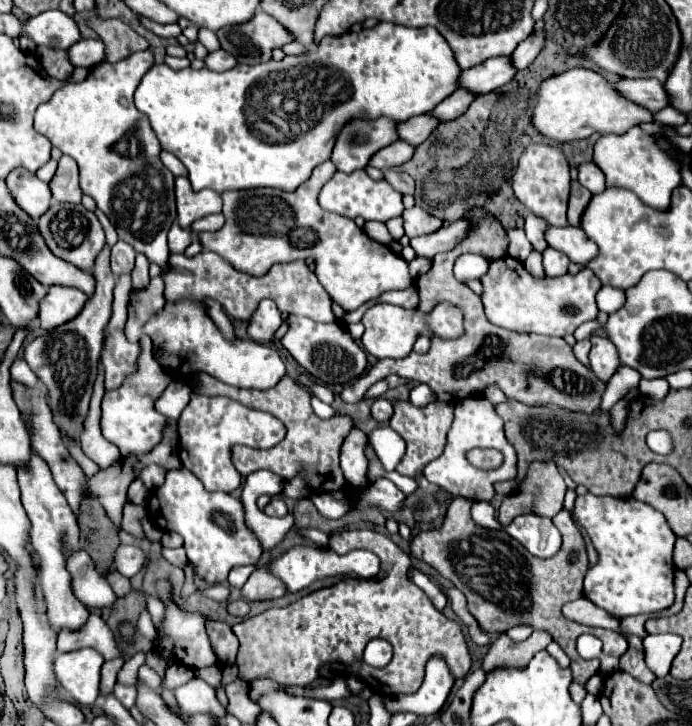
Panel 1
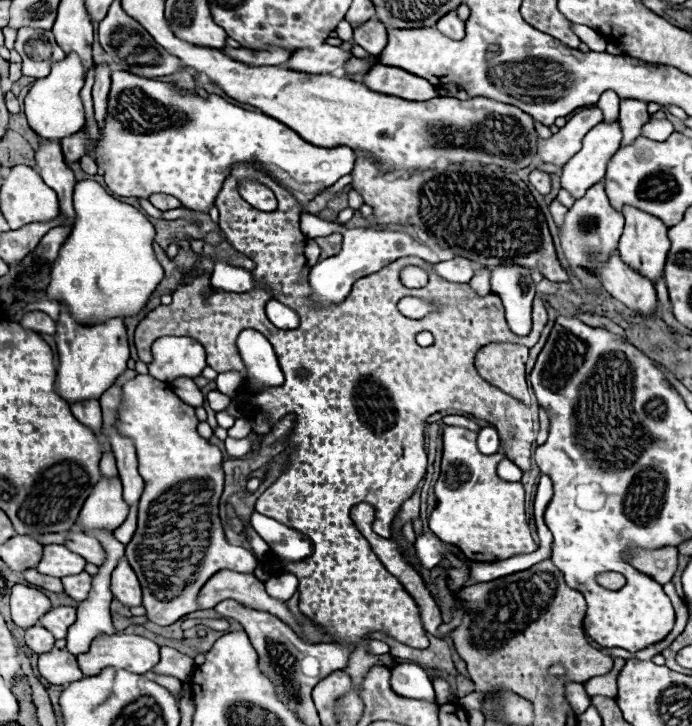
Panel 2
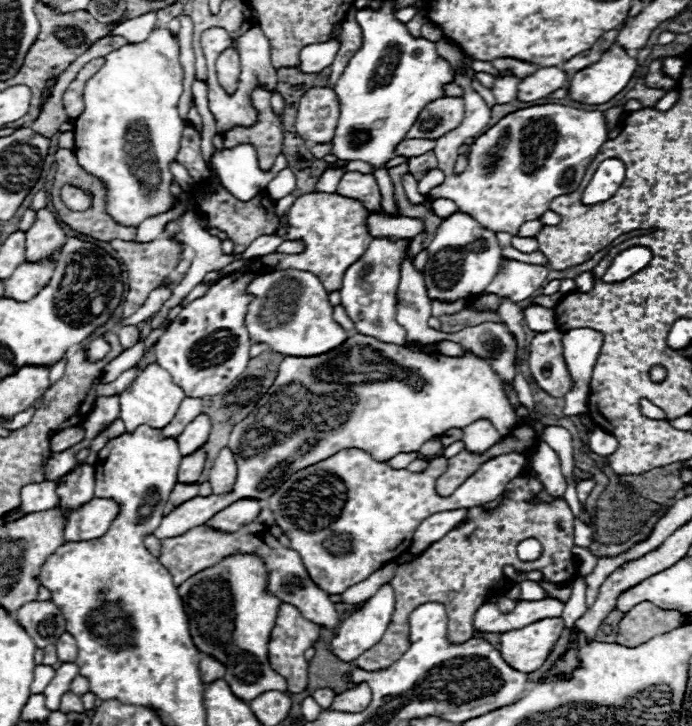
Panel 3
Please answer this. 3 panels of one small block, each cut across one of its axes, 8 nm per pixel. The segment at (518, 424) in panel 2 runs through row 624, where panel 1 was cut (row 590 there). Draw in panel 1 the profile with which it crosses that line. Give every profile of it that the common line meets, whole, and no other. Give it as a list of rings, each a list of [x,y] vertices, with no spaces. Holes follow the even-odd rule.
[[[343,530],[334,533],[330,538],[330,548],[338,554],[346,554],[354,548],[368,548],[374,554],[378,554],[381,560],[379,573],[370,580],[362,578],[344,578],[338,584],[330,588],[322,588],[318,592],[312,592],[294,604],[286,608],[270,608],[258,616],[252,616],[236,626],[232,630],[236,632],[240,640],[238,650],[238,670],[240,678],[250,682],[258,676],[268,676],[280,684],[300,684],[308,686],[318,678],[318,672],[324,664],[330,664],[334,668],[336,676],[348,678],[350,674],[360,674],[366,686],[380,696],[398,696],[398,694],[414,694],[424,678],[424,666],[426,660],[432,654],[442,654],[448,664],[452,664],[452,672],[456,678],[464,678],[470,670],[472,656],[466,644],[466,636],[462,634],[462,628],[458,622],[446,618],[442,612],[438,612],[428,596],[408,580],[408,568],[410,558],[404,556],[404,552],[388,538],[373,530]],[[370,638],[384,638],[394,646],[394,656],[386,668],[372,668],[362,660],[364,646]]]

